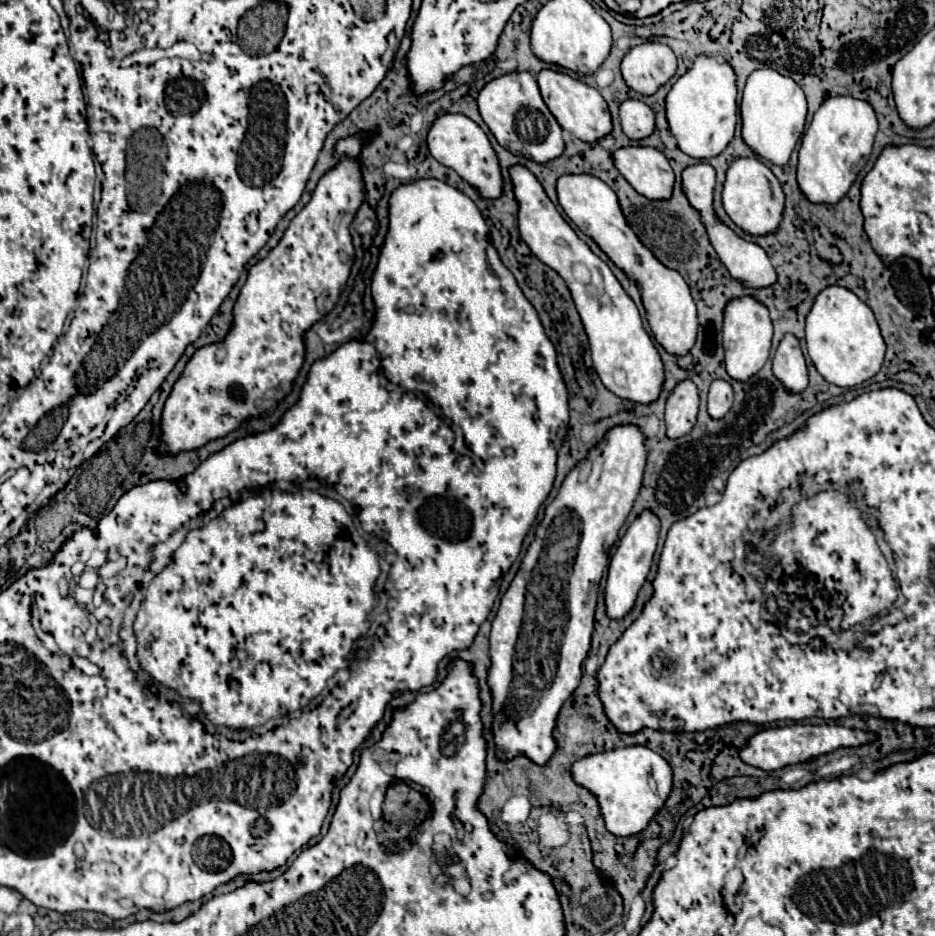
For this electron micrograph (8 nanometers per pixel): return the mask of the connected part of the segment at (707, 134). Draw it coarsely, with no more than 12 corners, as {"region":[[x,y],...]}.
{"region":[[698,54],[666,96],[678,148],[724,152],[738,122],[736,72]]}

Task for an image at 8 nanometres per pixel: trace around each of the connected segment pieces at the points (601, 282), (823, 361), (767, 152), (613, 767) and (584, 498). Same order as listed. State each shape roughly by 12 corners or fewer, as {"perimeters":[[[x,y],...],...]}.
{"perimeters":[[[524,164],[520,236],[566,280],[600,380],[656,402],[664,366],[634,300]],[[828,286],[806,318],[818,374],[840,388],[876,376],[886,344],[872,310]],[[770,68],[748,76],[742,138],[786,164],[806,124],[804,90]],[[624,746],[572,764],[614,836],[642,832],[672,788],[668,762]],[[612,428],[546,508],[490,634],[502,762],[544,766],[642,486]]]}

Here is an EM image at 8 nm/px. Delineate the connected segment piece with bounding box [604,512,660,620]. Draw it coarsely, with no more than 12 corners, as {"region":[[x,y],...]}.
{"region":[[642,512],[610,560],[606,614],[634,608],[652,566],[658,518]]}

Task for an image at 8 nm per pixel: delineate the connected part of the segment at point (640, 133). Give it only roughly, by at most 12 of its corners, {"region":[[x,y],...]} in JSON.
{"region":[[642,100],[620,104],[622,132],[632,140],[650,136],[654,110]]}

